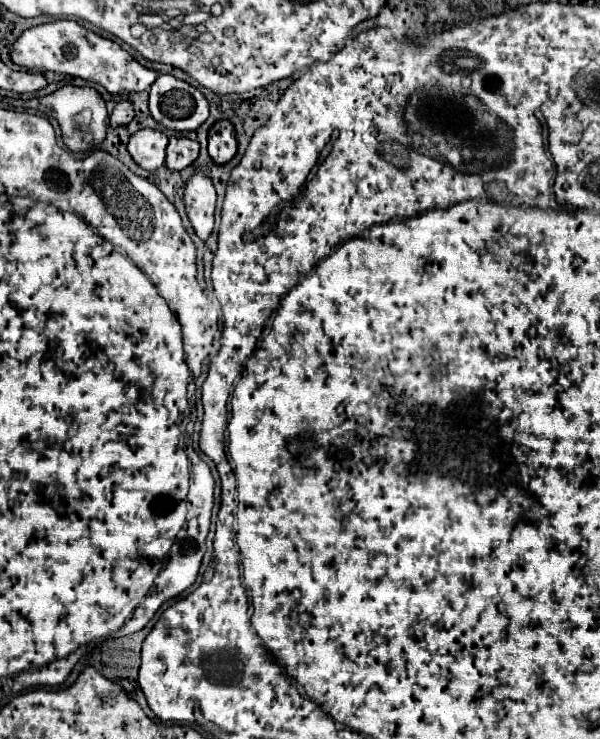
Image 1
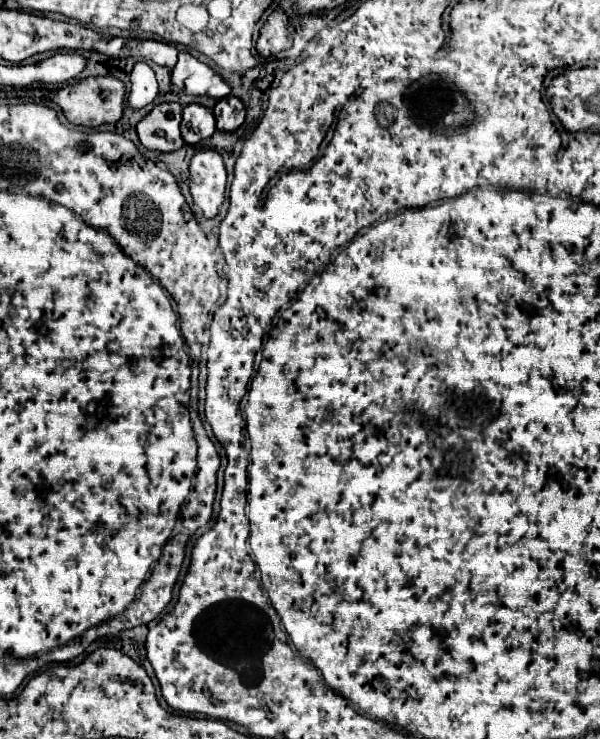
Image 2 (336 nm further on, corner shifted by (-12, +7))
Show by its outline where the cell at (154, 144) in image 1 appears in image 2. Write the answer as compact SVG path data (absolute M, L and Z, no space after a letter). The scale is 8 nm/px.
M179 103L155 105L153 111L145 115L137 125L137 135L141 145L159 153L179 151L185 145L179 133L179 123L181 123Z

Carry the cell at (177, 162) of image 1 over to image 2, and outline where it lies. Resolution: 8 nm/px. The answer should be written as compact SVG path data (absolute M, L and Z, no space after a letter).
M187 105L183 109L181 135L187 145L197 145L215 133L215 117L203 105Z

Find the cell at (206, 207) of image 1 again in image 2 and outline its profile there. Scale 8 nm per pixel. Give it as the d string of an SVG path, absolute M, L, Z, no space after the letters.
M205 149L199 151L189 165L189 189L193 195L195 205L201 207L203 215L207 219L213 219L225 199L225 183L227 183L227 173L225 173L225 165L223 165L223 157L215 151L215 149Z

